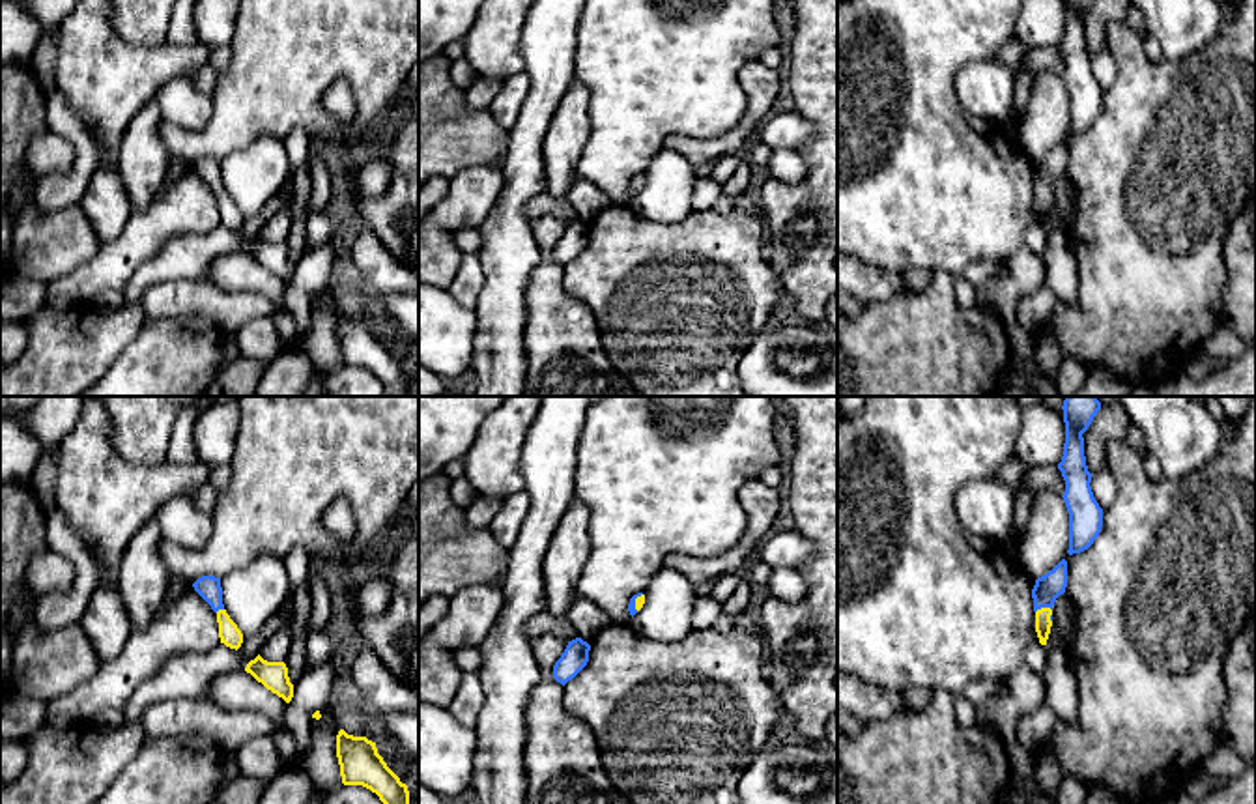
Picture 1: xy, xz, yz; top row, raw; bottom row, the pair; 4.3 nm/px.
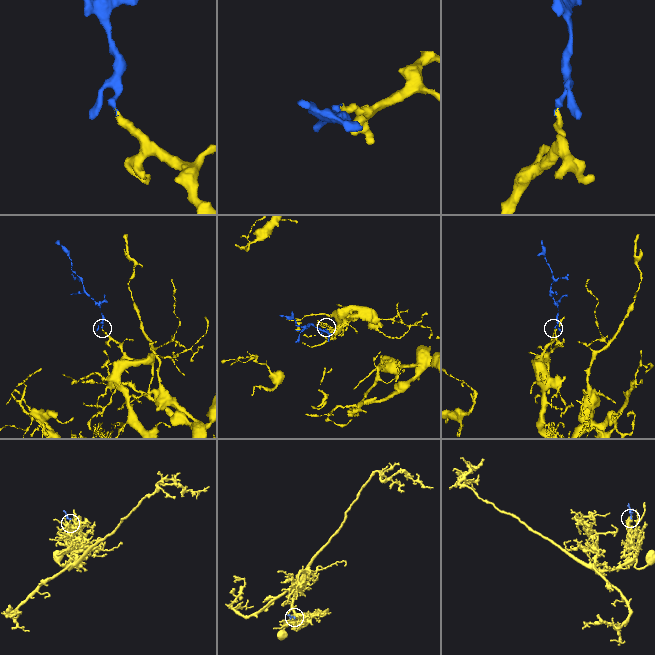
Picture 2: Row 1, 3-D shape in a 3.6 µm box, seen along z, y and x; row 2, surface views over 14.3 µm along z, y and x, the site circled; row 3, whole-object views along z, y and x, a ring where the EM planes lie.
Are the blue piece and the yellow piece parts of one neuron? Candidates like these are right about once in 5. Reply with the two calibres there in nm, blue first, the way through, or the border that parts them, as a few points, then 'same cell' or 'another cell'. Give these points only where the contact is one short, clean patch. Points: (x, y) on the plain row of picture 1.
120 nm thick on the blue side, 70 nm on the other; runs through yz (1047, 169), (1043, 187), (1043, 204); same cell

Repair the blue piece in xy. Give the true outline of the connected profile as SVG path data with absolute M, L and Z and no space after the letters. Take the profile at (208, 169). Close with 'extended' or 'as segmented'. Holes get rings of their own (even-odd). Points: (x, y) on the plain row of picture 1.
M202 157L193 168L217 194L221 224L237 232L243 224L243 215L224 191L221 159Z; extended

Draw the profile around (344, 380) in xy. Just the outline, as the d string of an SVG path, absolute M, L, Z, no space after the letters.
M342 365L325 372L323 385L329 396L389 396L379 378L363 366Z

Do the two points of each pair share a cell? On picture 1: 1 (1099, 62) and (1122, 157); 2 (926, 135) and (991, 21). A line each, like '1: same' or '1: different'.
1: different
2: same

